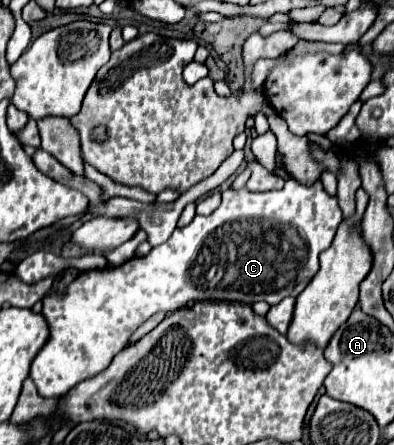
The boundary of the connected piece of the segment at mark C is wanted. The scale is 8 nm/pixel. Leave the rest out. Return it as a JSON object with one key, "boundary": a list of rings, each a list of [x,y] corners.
{"boundary":[[[289,179],[281,191],[265,193],[227,189],[221,205],[211,215],[195,215],[187,227],[177,227],[173,235],[163,245],[153,247],[149,255],[133,257],[119,267],[83,271],[67,285],[63,295],[49,289],[41,299],[41,313],[47,317],[49,339],[41,353],[31,361],[31,379],[35,381],[39,395],[63,397],[79,381],[95,377],[107,369],[111,359],[127,345],[131,333],[157,311],[171,313],[185,307],[189,301],[205,299],[241,303],[267,301],[269,305],[275,305],[287,295],[297,297],[319,271],[319,253],[331,245],[339,223],[341,209],[337,197],[329,197],[321,181],[307,187]]]}

